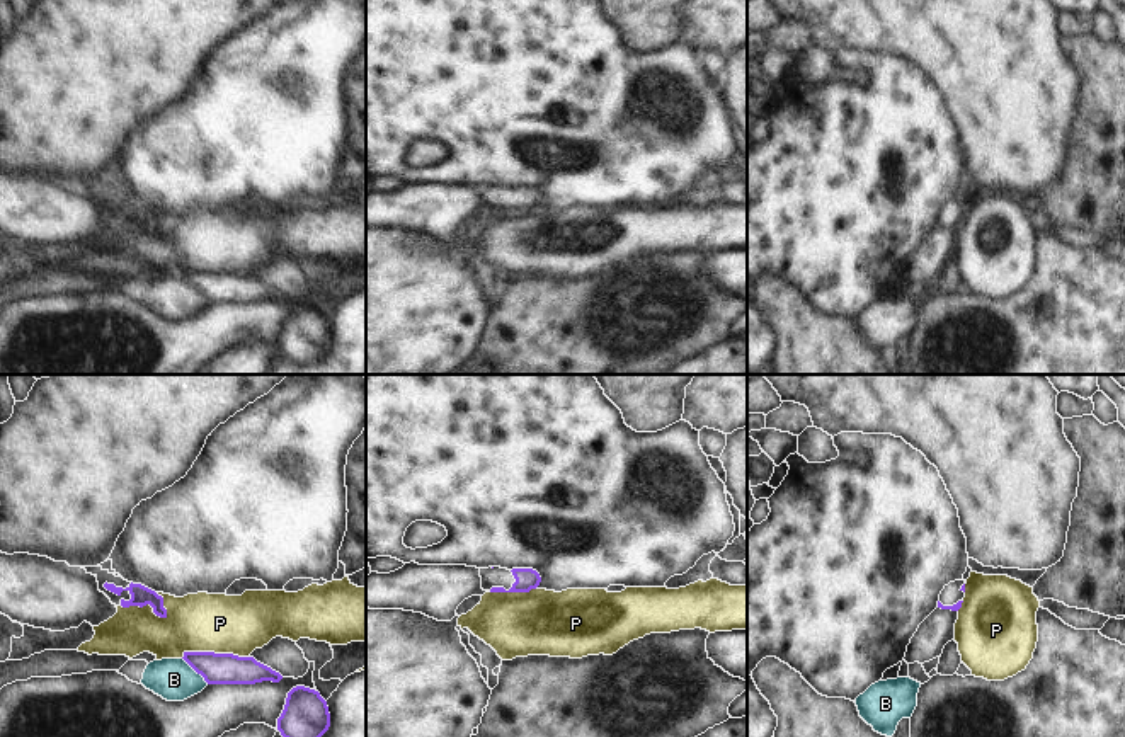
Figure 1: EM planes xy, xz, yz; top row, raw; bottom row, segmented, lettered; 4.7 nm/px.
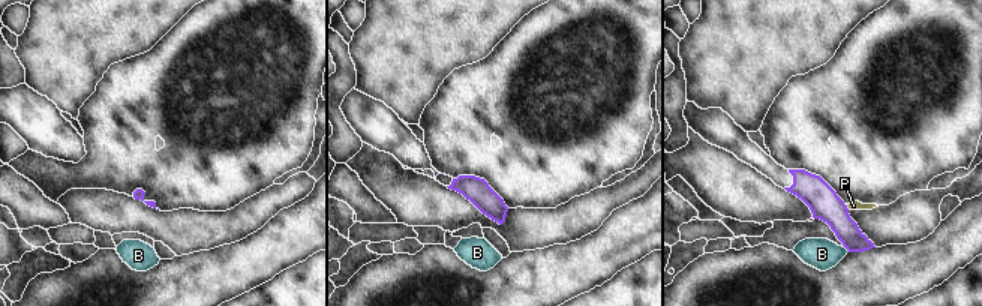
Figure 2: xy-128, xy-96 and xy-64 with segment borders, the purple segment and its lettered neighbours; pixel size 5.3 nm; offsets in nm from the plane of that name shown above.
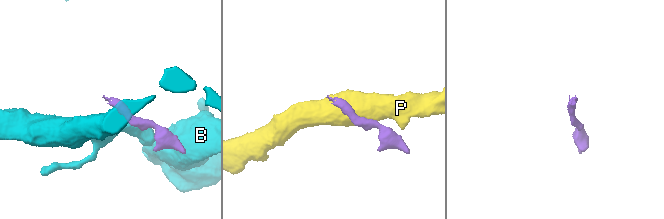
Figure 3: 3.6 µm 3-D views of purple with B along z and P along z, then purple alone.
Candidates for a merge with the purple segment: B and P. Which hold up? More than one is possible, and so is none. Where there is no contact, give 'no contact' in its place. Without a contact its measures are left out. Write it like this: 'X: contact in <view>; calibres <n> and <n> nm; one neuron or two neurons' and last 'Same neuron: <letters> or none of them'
B: contact in xy; calibres 140 and 200 nm; two neurons
P: contact in xy; calibres 100 and 280 nm; two neurons
Same neuron: none of them

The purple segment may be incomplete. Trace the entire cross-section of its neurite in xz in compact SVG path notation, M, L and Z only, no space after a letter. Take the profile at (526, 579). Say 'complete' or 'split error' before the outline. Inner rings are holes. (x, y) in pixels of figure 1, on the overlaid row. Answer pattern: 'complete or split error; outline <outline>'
split error; outline M480 568L482 589L488 592L529 592L536 589L541 577L533 568Z

